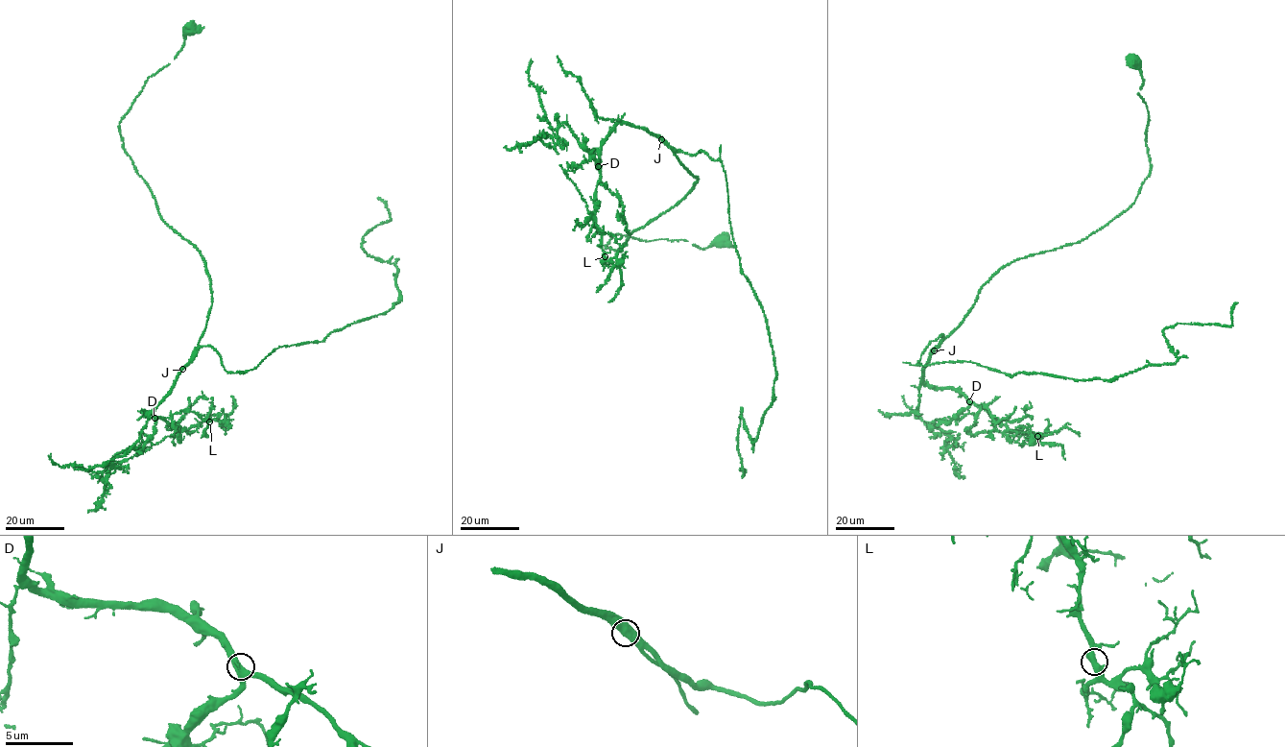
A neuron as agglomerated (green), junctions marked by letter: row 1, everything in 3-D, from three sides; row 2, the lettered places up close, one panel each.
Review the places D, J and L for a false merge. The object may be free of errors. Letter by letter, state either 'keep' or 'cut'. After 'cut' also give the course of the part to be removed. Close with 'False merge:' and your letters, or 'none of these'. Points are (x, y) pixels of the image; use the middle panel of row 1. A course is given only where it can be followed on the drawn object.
D: keep
J: keep
L: keep
False merge: none of these

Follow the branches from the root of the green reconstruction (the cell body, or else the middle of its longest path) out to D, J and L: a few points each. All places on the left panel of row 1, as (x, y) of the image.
D: (190, 26), (119, 125), (162, 220), (200, 253), (212, 293), (191, 361), (145, 413), (154, 418)
J: (190, 26), (119, 125), (162, 220), (196, 246), (210, 282), (205, 325), (182, 369)
L: (190, 26), (119, 128), (162, 220), (200, 253), (212, 296), (191, 361), (145, 413), (186, 429), (209, 421)

